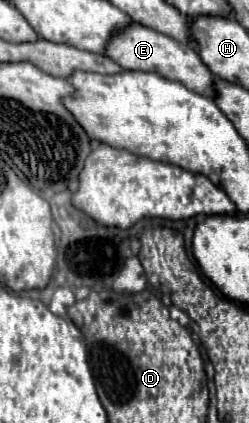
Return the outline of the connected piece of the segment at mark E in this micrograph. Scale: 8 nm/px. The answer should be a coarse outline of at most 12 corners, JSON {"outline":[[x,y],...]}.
{"outline":[[134,23],[106,55],[216,97],[214,75],[186,43]]}

